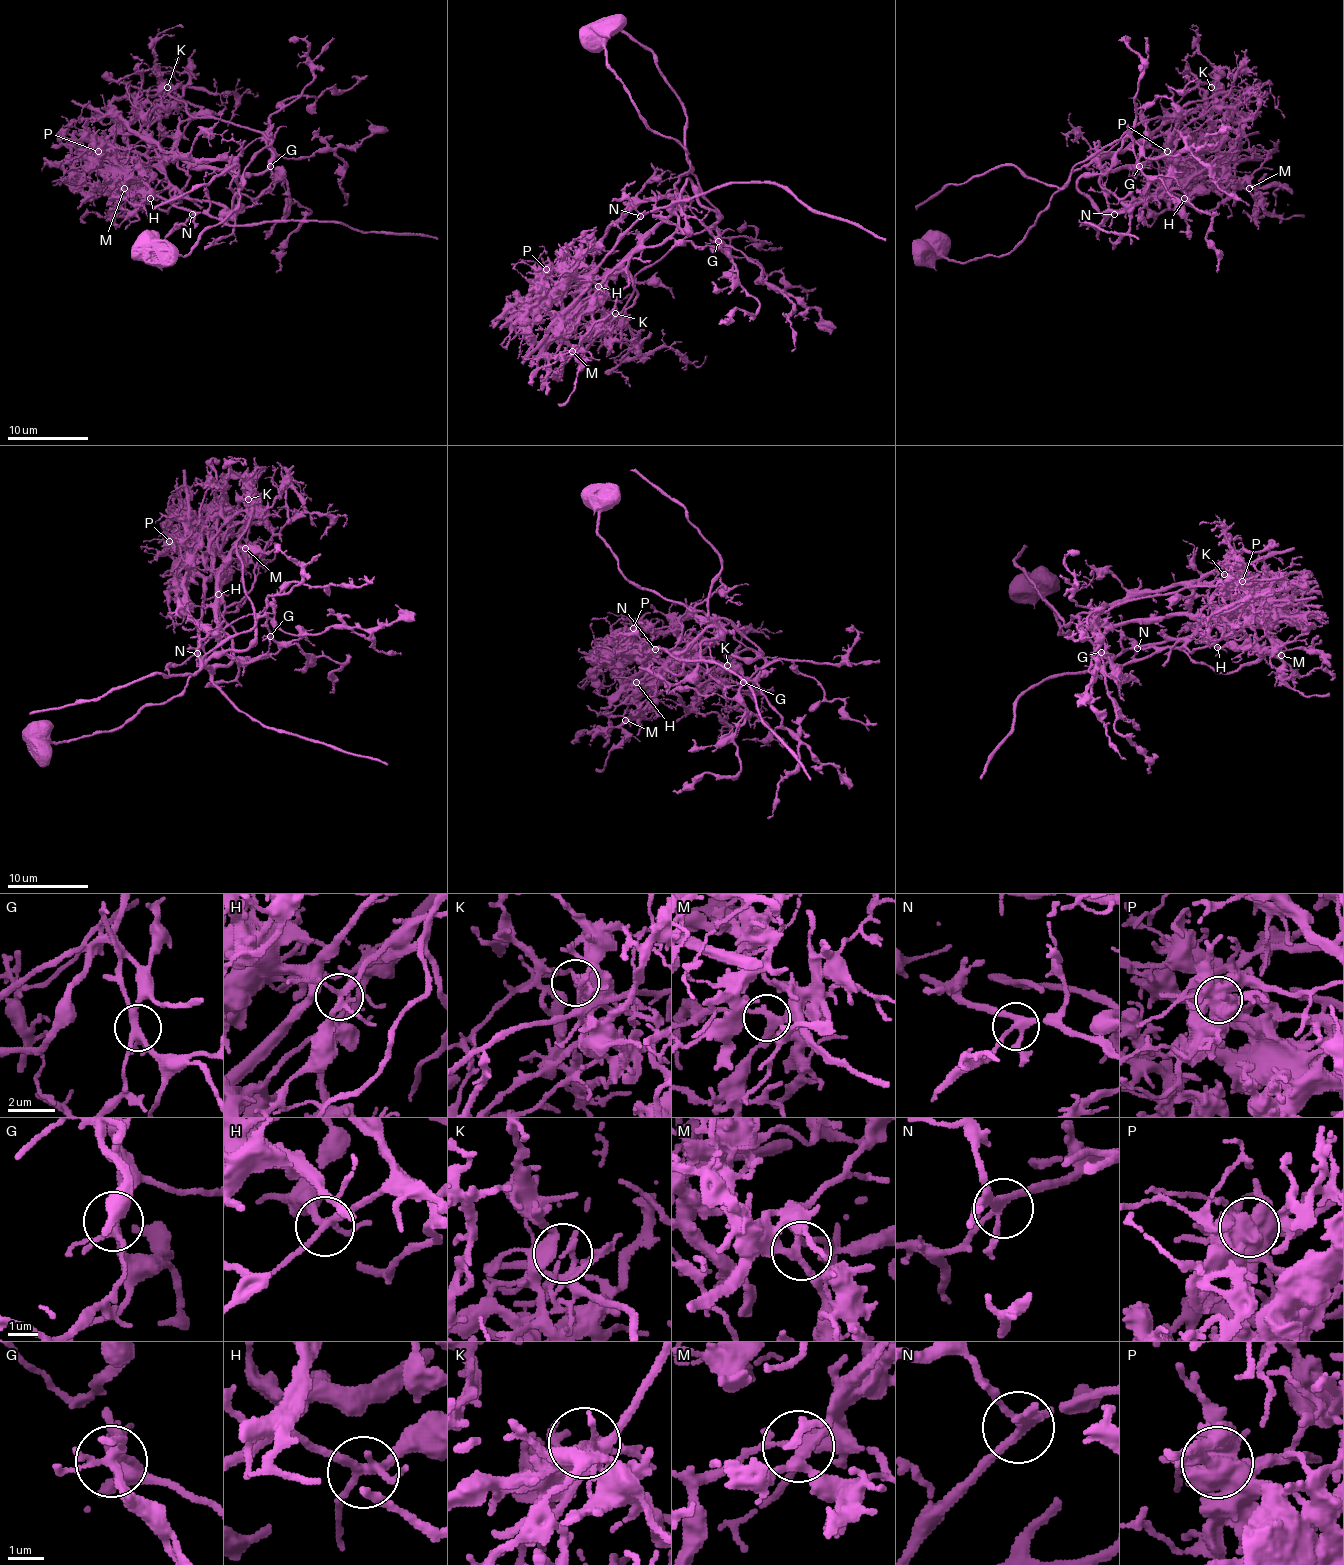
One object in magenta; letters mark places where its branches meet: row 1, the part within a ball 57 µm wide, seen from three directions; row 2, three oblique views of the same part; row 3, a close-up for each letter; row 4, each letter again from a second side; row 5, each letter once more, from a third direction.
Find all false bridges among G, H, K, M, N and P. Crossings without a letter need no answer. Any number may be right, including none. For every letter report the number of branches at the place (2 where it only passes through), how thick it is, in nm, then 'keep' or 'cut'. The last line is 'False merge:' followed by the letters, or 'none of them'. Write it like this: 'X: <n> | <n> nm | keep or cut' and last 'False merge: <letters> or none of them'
G: 5 | 240 nm | cut
H: 4 | 240 nm | keep
K: 4 | 200 nm | cut
M: 4 | 240 nm | keep
N: 4 | 260 nm | keep
P: 7 | 650 nm | cut
False merge: G, K, P

